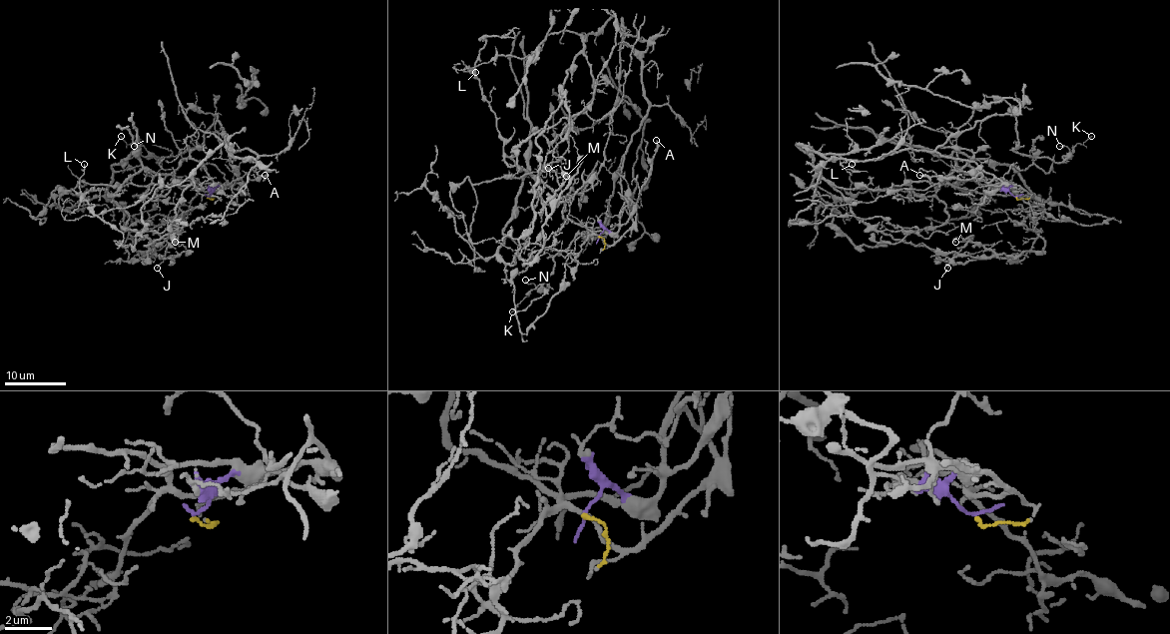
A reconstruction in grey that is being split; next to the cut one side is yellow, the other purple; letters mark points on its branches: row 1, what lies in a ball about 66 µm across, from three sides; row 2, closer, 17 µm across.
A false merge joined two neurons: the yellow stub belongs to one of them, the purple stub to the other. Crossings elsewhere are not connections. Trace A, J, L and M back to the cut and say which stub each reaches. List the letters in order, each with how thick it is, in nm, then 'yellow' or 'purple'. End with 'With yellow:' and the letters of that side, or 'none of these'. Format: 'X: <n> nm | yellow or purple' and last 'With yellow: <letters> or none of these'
A: 240 nm | purple
J: 100 nm | purple
L: 90 nm | purple
M: 140 nm | purple
With yellow: none of these

